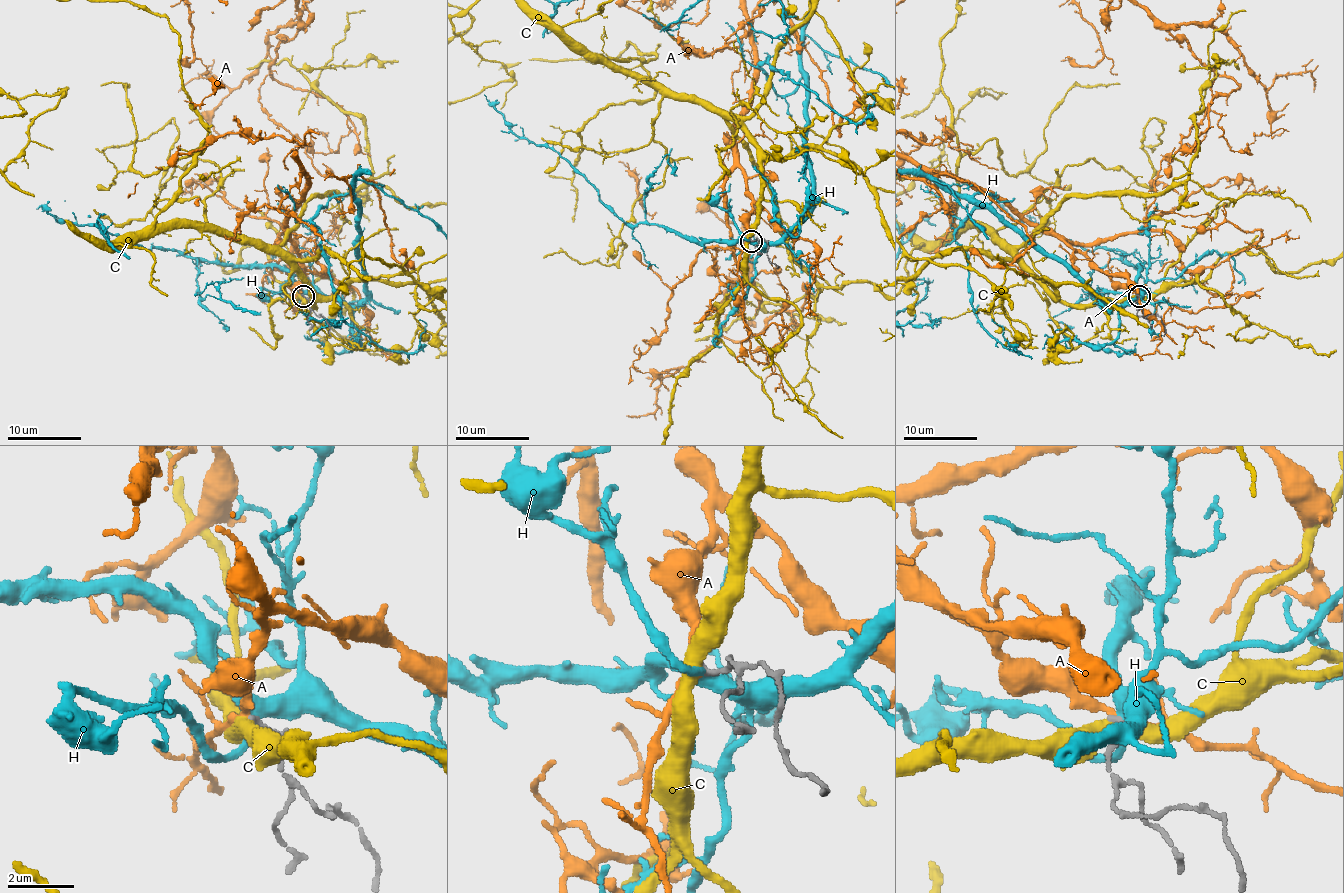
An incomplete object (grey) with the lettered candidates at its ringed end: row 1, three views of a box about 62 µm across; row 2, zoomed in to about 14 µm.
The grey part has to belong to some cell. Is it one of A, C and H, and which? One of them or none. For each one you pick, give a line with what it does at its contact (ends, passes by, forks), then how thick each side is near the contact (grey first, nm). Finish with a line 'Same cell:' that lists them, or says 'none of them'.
A: it passes by | 160/240 nm
Same cell: A

